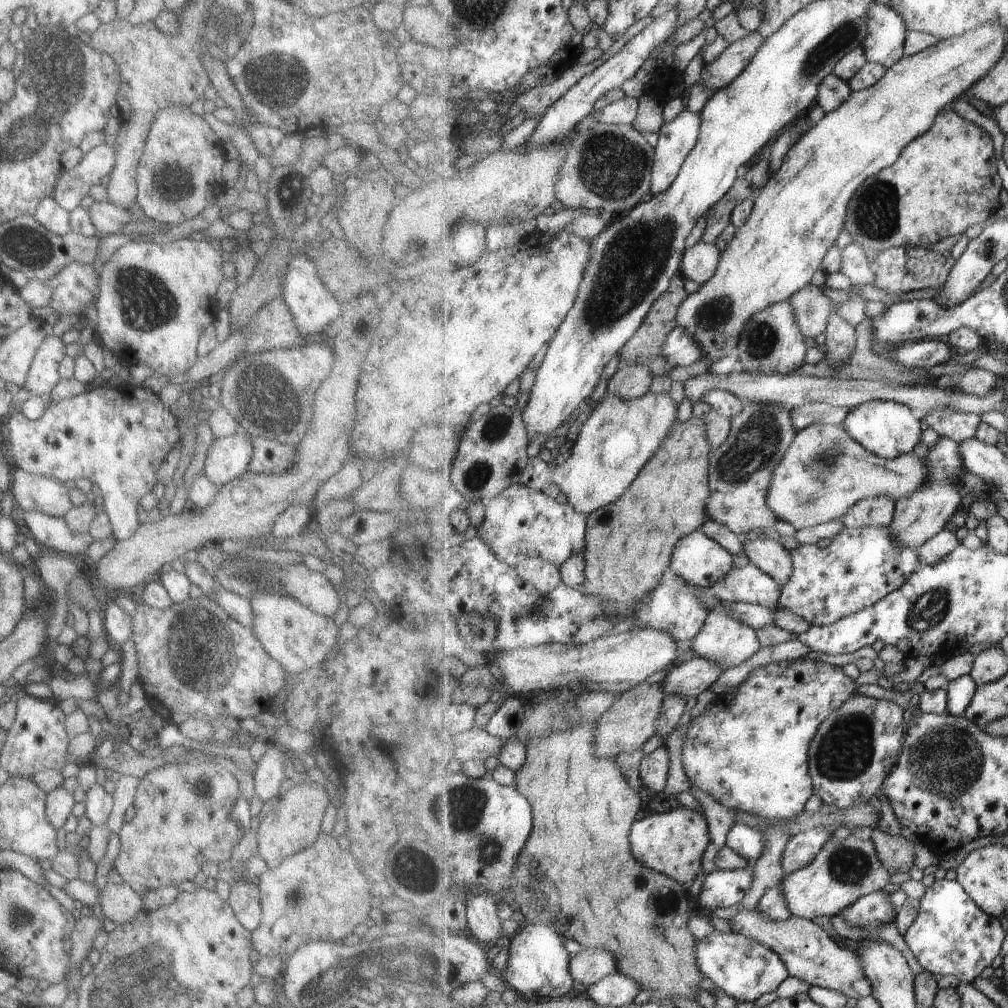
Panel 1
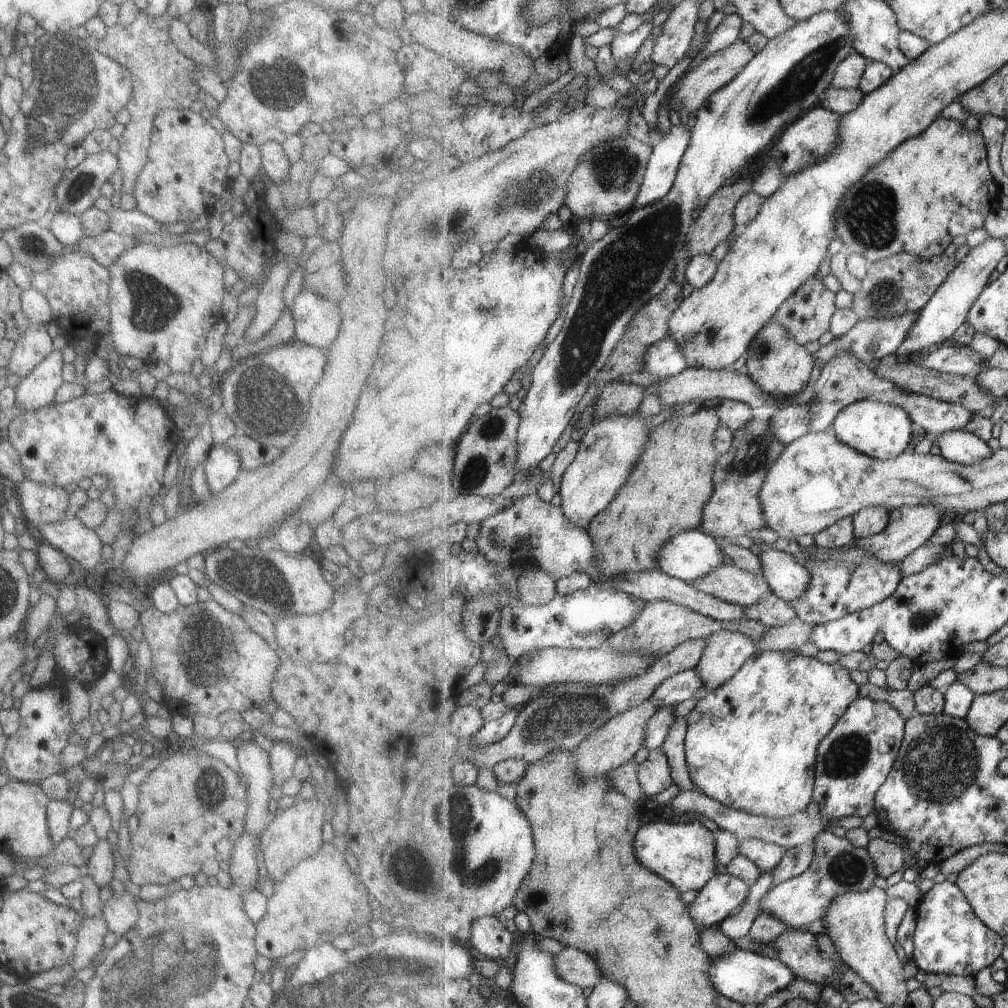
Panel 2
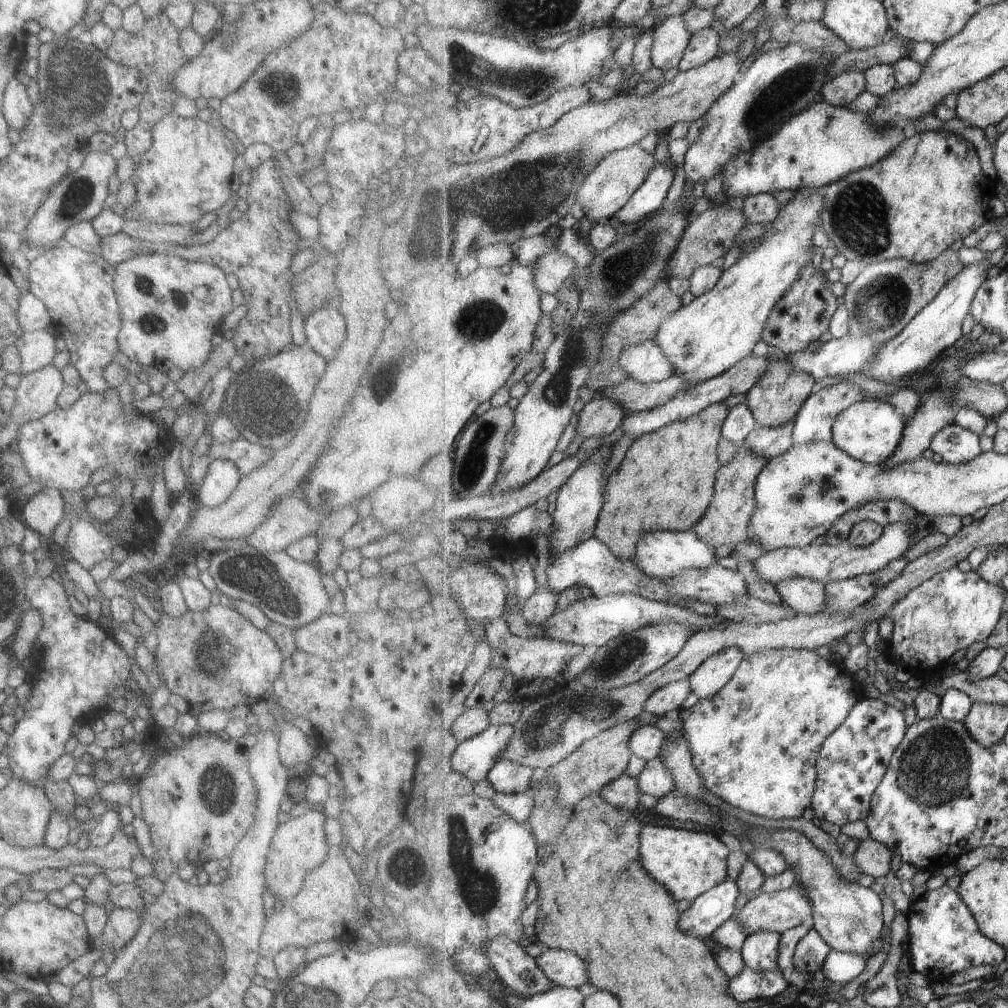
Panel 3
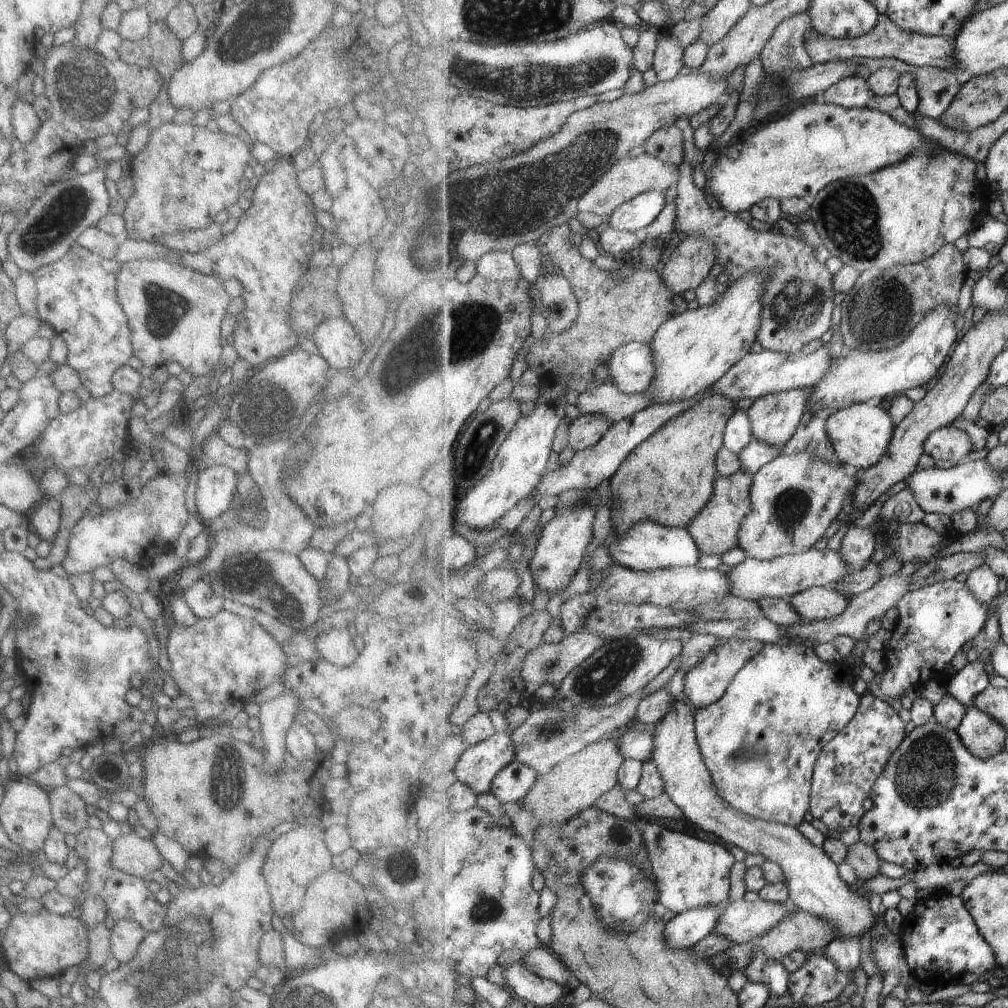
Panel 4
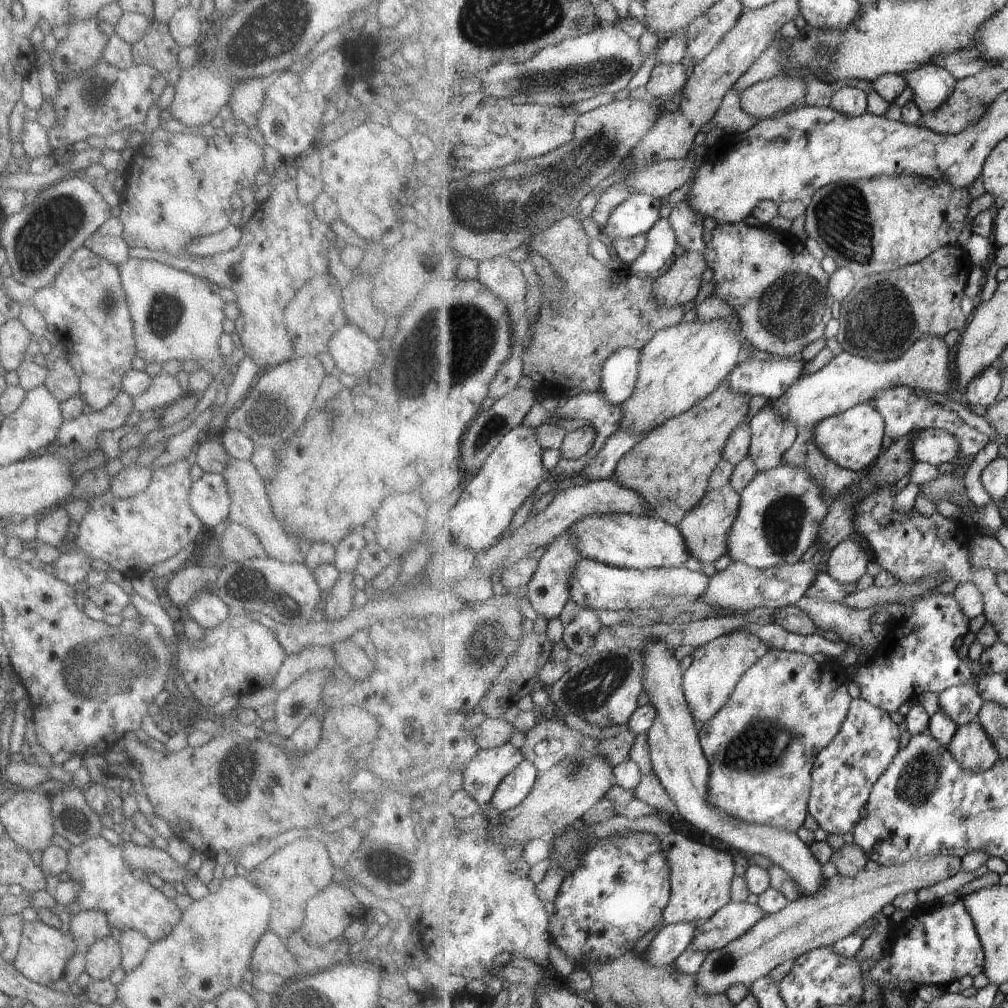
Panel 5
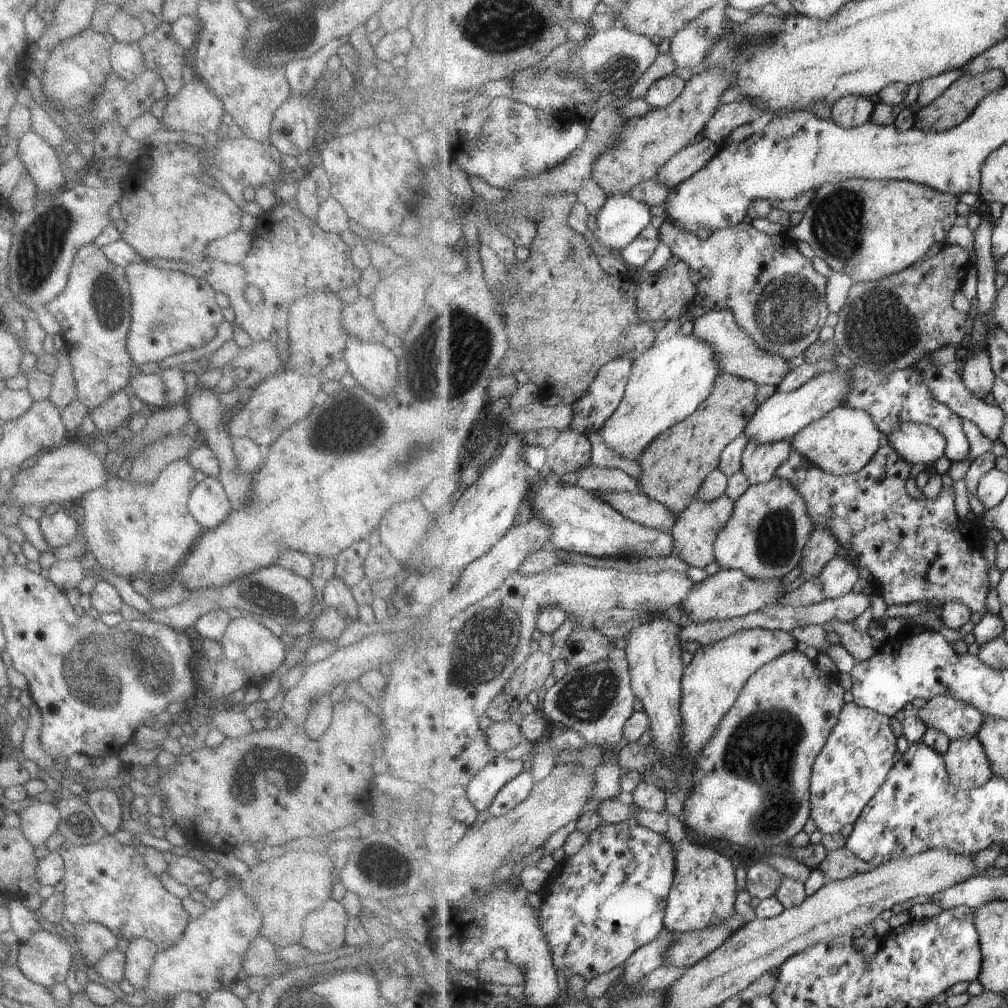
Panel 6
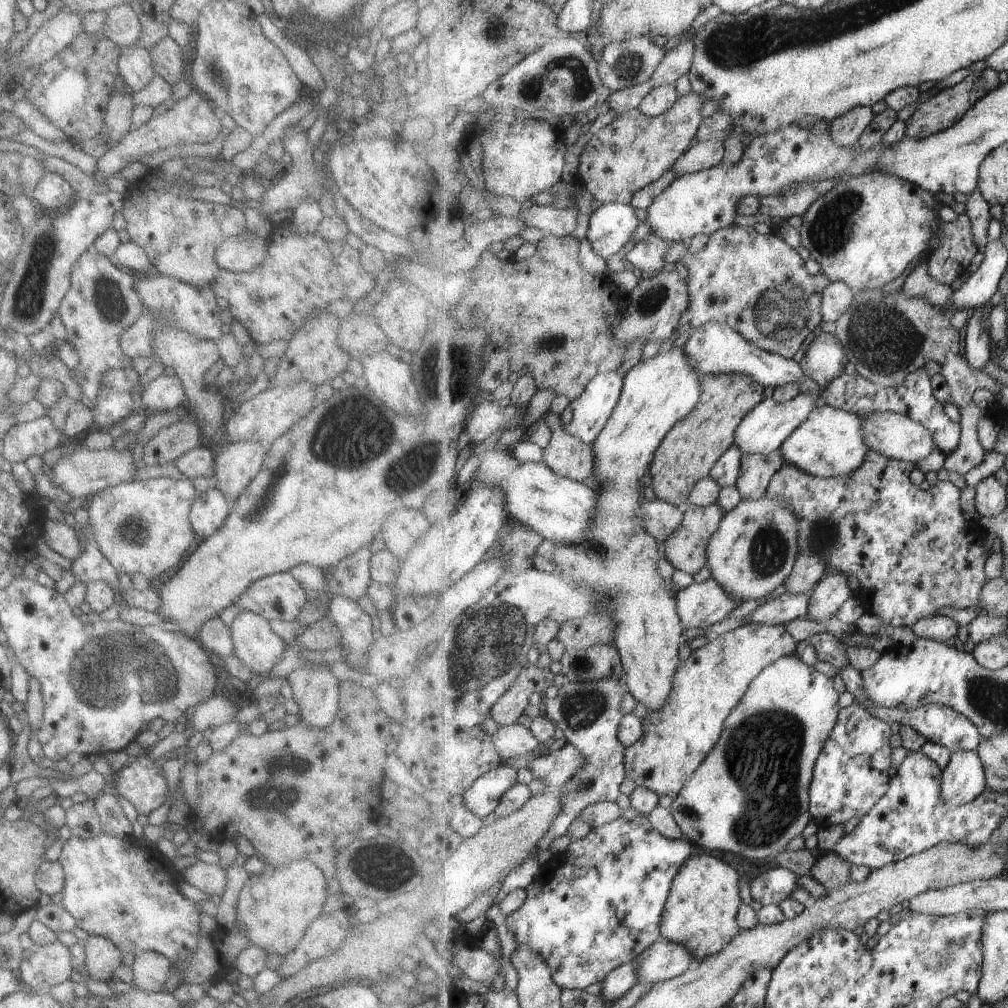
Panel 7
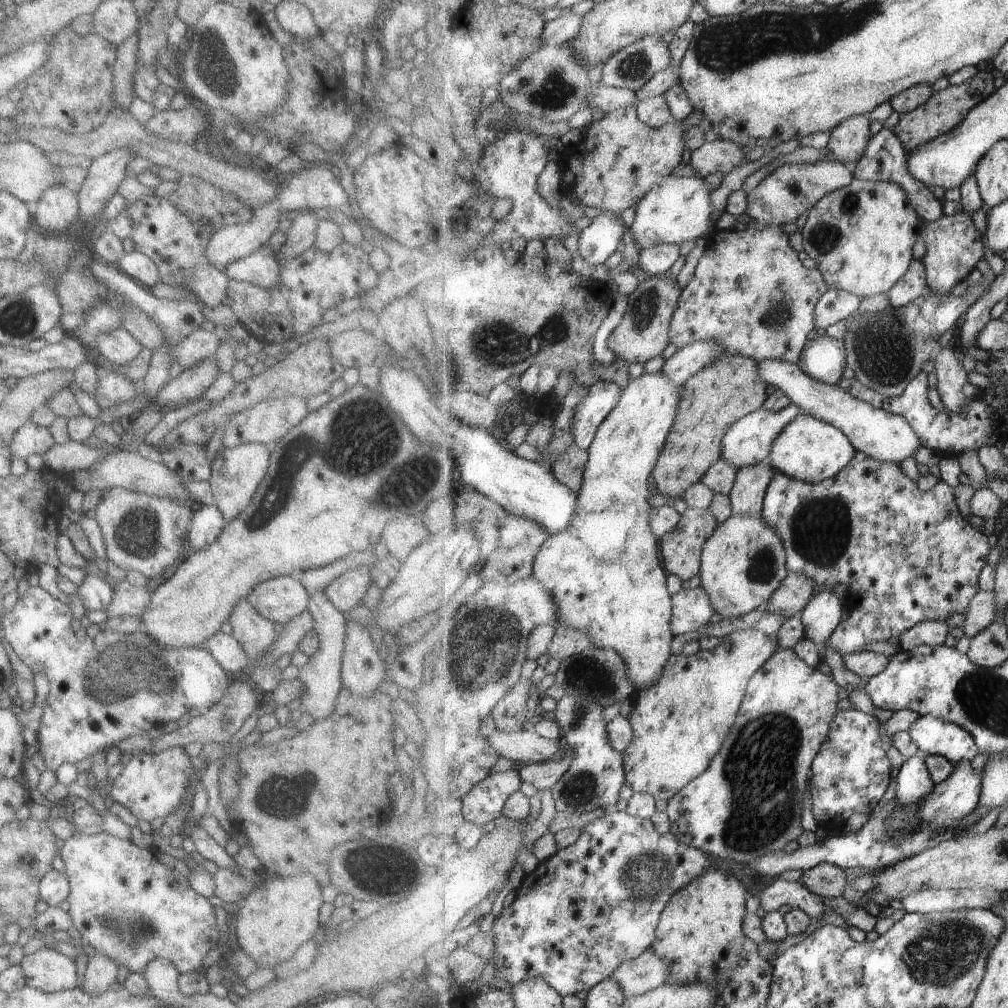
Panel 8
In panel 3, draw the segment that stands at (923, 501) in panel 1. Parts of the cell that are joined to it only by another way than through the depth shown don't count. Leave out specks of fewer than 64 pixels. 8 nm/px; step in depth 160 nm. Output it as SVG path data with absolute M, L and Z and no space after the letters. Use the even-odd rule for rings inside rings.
M910 519L903 523L895 523L885 527L883 536L872 545L866 547L856 547L849 542L842 542L832 545L826 542L823 545L809 545L805 548L785 547L776 551L765 552L755 559L755 570L759 577L767 582L779 585L781 581L787 581L793 577L805 577L814 581L824 583L833 581L845 581L859 575L870 575L878 570L885 568L895 559L904 556L907 549L911 546L911 532L916 528L918 519Z

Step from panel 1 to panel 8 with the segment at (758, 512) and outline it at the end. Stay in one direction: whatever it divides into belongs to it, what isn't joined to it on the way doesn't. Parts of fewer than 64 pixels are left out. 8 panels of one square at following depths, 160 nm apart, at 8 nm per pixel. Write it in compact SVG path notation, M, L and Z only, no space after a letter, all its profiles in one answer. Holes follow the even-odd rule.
M690 507L681 518L674 530L667 532L661 540L661 557L665 569L676 575L681 581L688 581L693 576L700 575L702 552L709 538L713 537L719 526L717 516L710 509L697 509Z

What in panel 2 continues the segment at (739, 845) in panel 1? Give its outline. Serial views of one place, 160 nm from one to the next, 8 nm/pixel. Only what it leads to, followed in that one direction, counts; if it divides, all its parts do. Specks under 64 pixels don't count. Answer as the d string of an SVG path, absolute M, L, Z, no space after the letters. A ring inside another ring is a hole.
M759 839L740 841L740 854L757 864L764 873L771 873L777 868L788 850L782 846Z

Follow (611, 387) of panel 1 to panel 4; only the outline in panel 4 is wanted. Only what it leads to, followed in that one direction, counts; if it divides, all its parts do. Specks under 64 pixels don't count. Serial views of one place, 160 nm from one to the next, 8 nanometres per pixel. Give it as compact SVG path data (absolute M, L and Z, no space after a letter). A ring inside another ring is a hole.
M580 414L570 423L568 430L570 446L578 453L595 446L613 423L603 415Z

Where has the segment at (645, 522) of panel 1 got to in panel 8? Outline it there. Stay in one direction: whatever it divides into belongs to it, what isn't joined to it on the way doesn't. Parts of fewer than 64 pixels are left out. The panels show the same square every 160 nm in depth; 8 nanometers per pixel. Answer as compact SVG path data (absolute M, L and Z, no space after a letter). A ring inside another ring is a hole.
M739 354L723 356L693 376L683 387L677 420L652 473L658 494L684 498L687 490L722 459L723 441L729 430L741 418L764 407L768 401L767 385L761 380L759 362Z

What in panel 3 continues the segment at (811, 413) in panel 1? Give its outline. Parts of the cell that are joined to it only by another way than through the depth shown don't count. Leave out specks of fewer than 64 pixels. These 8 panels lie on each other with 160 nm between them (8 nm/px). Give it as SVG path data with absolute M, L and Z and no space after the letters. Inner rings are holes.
M794 422L780 427L765 427L763 424L758 424L755 430L748 434L744 445L755 454L771 460L791 450L795 445L792 439L793 431Z

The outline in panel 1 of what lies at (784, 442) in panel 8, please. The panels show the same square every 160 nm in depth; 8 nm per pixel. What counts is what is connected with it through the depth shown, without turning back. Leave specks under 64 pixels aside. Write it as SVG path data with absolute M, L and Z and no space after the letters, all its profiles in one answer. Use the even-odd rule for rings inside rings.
M872 400L860 404L850 409L841 424L851 438L860 442L869 452L887 460L913 453L915 446L921 442L924 430L921 414L912 407L895 401Z

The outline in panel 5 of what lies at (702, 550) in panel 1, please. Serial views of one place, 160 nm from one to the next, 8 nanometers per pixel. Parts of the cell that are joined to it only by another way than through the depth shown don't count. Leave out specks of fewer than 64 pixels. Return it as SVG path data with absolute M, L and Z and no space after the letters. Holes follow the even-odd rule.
M630 514L589 515L571 526L572 543L585 559L626 569L683 567L692 556L677 525L651 516Z

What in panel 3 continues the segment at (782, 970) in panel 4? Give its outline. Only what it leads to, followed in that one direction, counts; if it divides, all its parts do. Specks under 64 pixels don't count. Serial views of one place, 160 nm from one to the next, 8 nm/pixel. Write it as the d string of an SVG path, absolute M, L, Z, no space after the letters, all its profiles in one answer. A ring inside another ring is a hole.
M759 931L749 935L741 950L744 963L754 971L779 971L779 942L781 935L769 931Z

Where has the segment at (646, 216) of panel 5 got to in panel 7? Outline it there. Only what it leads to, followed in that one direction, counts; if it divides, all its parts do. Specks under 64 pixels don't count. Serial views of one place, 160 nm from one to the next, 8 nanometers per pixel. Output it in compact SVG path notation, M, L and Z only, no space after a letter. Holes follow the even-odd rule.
M611 202L594 212L586 238L595 254L607 260L623 246L631 244L631 236L641 223L635 209L631 204Z

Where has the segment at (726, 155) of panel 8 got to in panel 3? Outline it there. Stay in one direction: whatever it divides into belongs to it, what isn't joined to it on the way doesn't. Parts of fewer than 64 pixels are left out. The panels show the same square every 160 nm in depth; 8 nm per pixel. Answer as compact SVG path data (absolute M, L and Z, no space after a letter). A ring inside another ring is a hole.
M639 145L619 149L605 157L591 174L585 177L579 189L577 202L573 205L572 216L580 222L584 218L597 222L615 222L617 214L628 203L628 200L643 185L649 173L658 165L652 154L647 154Z

